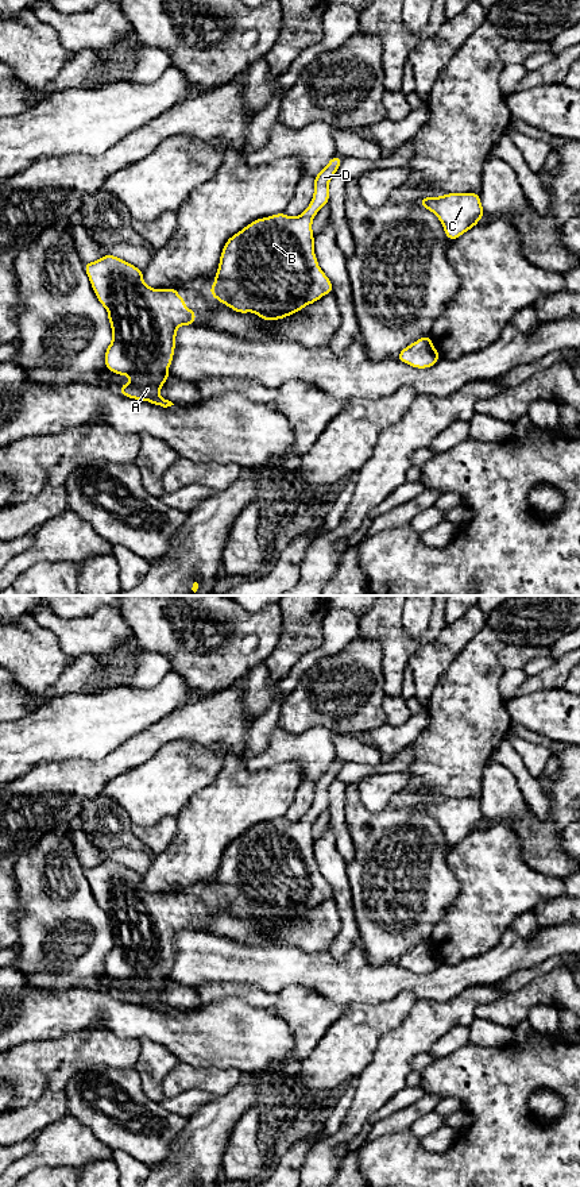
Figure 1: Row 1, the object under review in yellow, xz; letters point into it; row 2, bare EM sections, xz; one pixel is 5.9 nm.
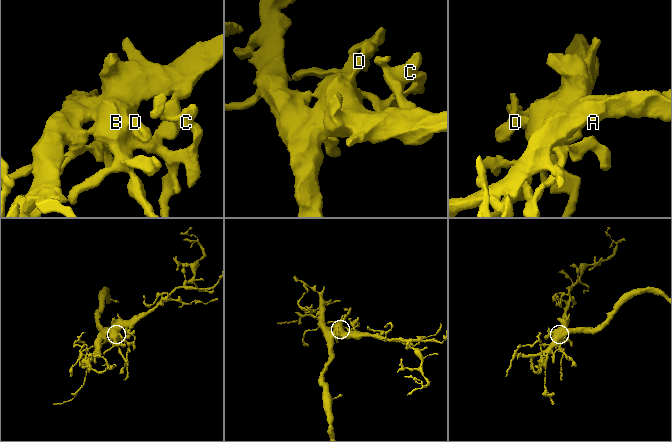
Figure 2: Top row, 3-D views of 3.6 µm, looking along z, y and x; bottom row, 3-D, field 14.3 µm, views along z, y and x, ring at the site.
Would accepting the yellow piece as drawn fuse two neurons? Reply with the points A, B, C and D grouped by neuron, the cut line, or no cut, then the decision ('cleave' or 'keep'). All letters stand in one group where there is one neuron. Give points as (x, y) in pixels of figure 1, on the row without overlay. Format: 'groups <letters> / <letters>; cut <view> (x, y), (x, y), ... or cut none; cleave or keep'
groups A B C D; cut none; keep

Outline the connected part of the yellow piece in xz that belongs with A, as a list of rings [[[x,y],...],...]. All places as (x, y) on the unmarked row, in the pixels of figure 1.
[[[111,859],[84,868],[97,905],[108,916],[112,933],[112,947],[105,955],[105,974],[129,980],[131,986],[119,991],[119,997],[128,1003],[144,1005],[158,1011],[171,1011],[171,1006],[162,1003],[159,995],[170,983],[167,974],[173,968],[177,933],[193,930],[196,916],[187,914],[183,902],[175,893],[154,894],[143,886],[143,875]]]

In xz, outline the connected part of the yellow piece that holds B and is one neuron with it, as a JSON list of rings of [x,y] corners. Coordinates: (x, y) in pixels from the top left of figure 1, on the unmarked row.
[[[336,759],[314,781],[314,799],[301,820],[290,822],[282,817],[256,824],[225,847],[214,889],[209,893],[212,902],[235,917],[254,917],[263,925],[275,926],[333,897],[333,890],[320,874],[314,859],[312,828],[318,816],[329,808],[329,786],[337,778],[341,766]]]

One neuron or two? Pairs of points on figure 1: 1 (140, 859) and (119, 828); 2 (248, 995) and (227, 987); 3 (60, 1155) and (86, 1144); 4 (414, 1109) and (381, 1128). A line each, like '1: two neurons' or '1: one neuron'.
1: two neurons
2: one neuron
3: one neuron
4: one neuron

